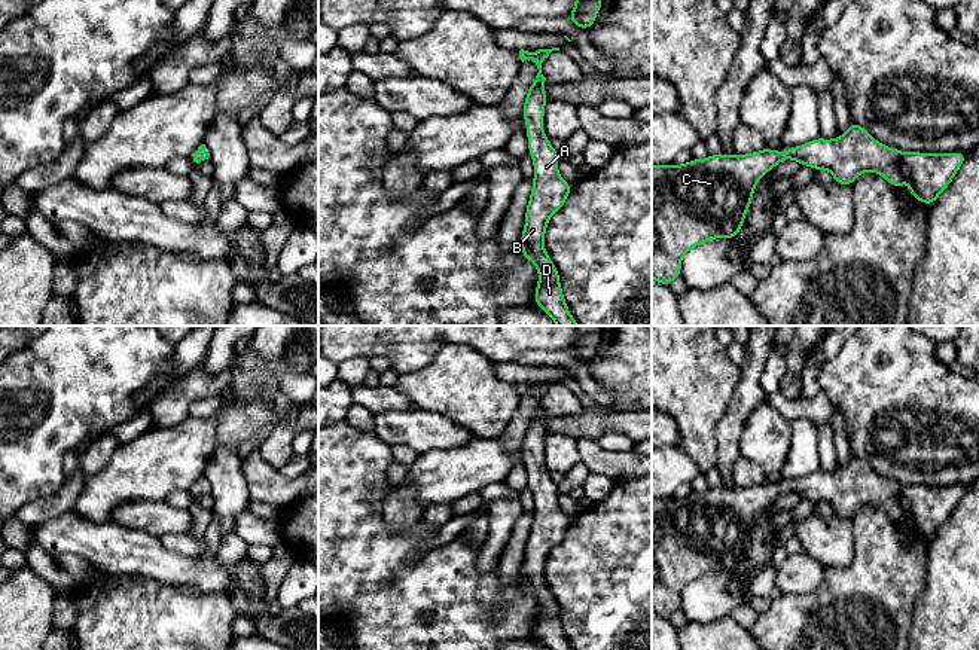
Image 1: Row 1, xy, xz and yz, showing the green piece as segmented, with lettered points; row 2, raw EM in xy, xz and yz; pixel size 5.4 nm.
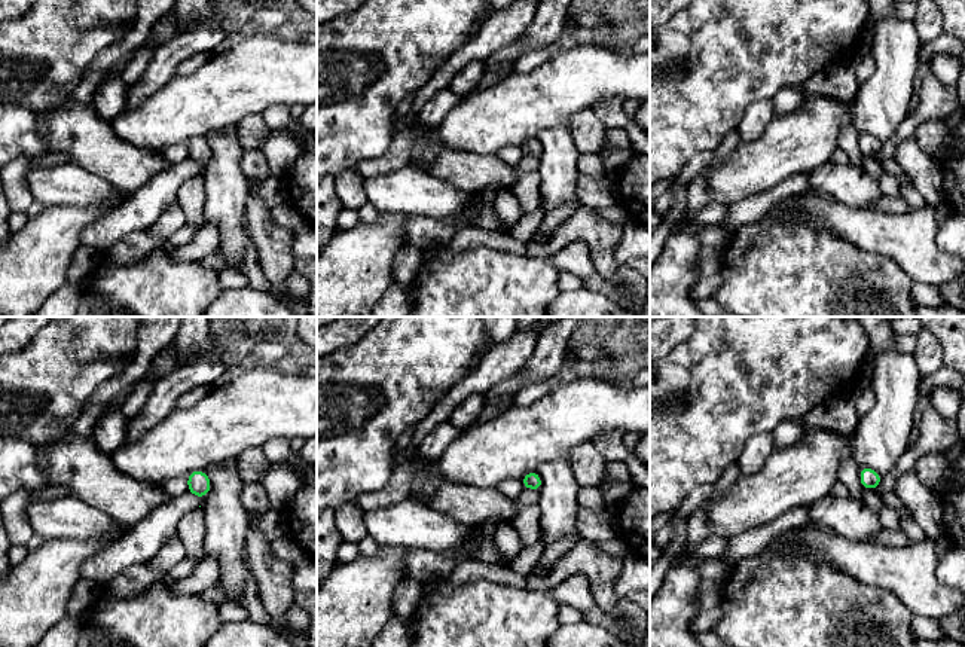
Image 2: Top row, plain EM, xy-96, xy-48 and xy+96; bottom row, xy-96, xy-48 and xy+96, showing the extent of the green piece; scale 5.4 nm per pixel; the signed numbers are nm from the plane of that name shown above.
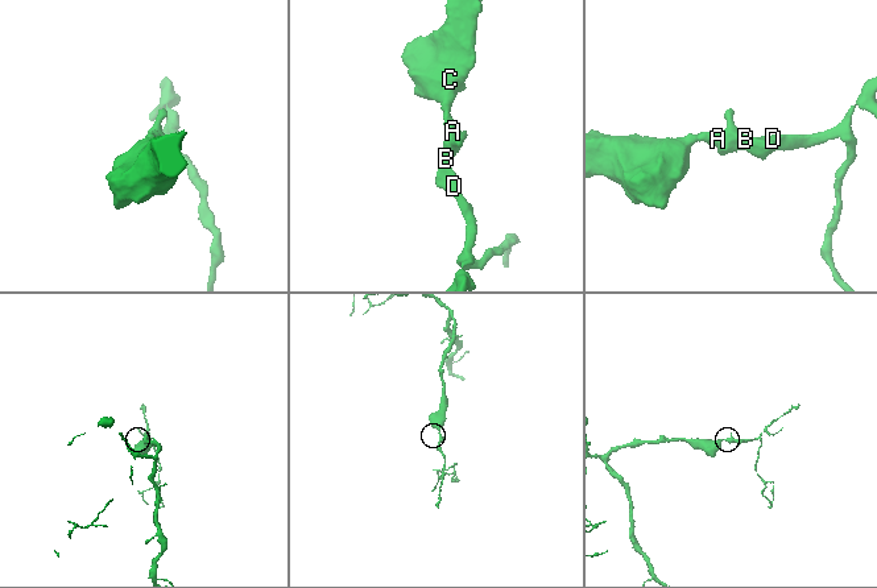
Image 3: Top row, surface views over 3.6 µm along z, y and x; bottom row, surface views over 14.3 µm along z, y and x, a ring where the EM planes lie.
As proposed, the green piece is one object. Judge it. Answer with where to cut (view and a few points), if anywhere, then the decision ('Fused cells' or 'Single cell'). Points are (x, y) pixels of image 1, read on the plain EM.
No split. Single cell

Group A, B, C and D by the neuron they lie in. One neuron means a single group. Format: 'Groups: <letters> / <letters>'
Groups: A B C D

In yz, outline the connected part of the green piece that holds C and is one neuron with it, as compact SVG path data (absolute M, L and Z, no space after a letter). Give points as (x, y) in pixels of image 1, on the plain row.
M850 455L848 464L835 473L821 470L803 479L789 480L786 485L771 483L766 479L747 488L708 488L705 492L690 492L684 498L652 498L652 611L659 617L670 617L681 607L681 591L690 582L713 571L734 573L745 555L757 515L784 492L817 504L829 503L835 516L850 521L866 504L881 507L894 522L903 521L902 500L909 504L908 522L925 538L937 534L939 528L954 513L967 486L921 486L900 485L876 474L870 466Z

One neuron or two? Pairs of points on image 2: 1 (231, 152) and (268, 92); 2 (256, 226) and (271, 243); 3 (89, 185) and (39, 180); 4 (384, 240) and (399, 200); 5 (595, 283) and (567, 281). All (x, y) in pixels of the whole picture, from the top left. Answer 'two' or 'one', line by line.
1: two
2: one
3: one
4: two
5: two

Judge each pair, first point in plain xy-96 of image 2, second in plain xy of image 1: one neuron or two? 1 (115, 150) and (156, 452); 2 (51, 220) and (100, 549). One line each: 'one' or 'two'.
1: two
2: two

